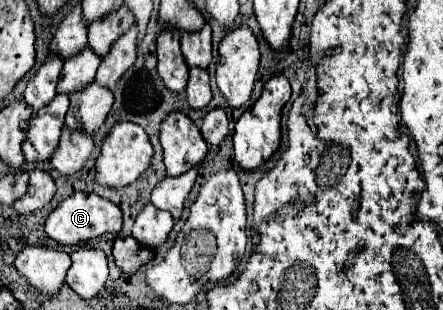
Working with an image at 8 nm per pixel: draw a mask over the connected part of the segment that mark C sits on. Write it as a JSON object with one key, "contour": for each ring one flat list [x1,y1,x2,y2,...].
{"contour":[[76,192,50,212,50,216,46,218,44,230,60,246,72,246,72,244,80,244,92,238,100,238,104,234,118,234,122,230,122,212,110,200,104,200,96,194]]}

